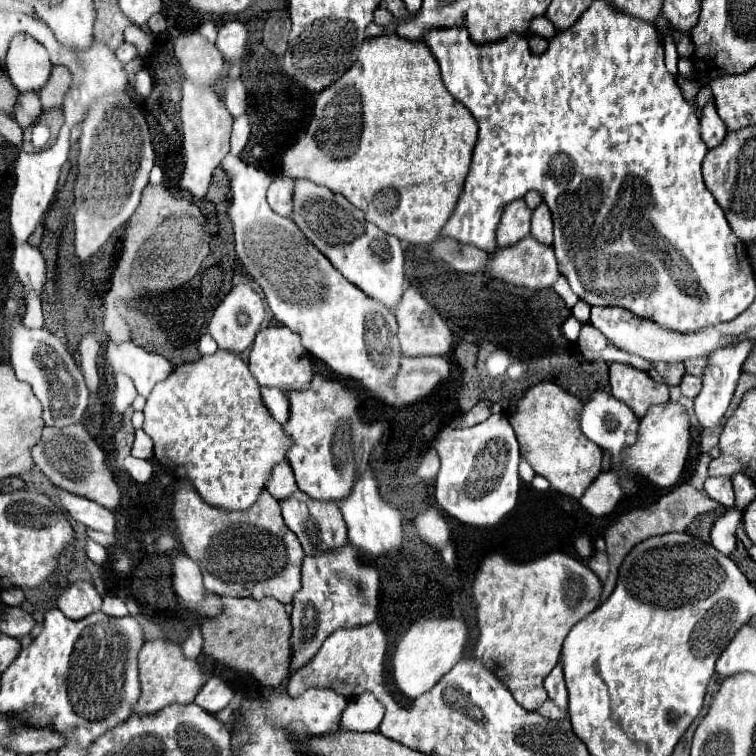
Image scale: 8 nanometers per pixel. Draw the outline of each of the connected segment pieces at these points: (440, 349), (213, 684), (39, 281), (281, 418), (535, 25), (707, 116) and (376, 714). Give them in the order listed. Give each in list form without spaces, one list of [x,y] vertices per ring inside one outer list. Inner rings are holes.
[[[409,286],[403,296],[401,302],[395,308],[395,318],[399,324],[399,344],[401,344],[401,352],[405,356],[445,356],[451,348],[451,330],[445,324],[445,320],[441,318],[441,314],[423,298],[423,294]]]
[[[211,676],[205,686],[199,690],[195,704],[201,706],[203,710],[207,710],[209,714],[217,714],[219,710],[223,710],[231,698],[233,698],[233,690],[227,686],[227,682],[221,676]]]
[[[27,242],[17,244],[11,264],[13,264],[13,270],[17,272],[25,290],[35,290],[35,292],[43,290],[43,286],[45,286],[45,260],[43,260],[39,248],[35,248]]]
[[[259,386],[261,390],[261,398],[265,402],[265,408],[269,410],[269,414],[279,422],[285,424],[289,418],[289,400],[281,390],[273,390],[267,386]]]
[[[537,16],[537,18],[533,18],[529,22],[529,32],[539,34],[543,38],[551,38],[555,34],[555,28],[553,28],[553,24],[545,16]]]
[[[713,100],[699,110],[699,122],[701,122],[701,138],[707,144],[707,148],[719,146],[727,134],[727,128],[725,122],[719,118]]]
[[[359,694],[345,708],[341,716],[341,728],[357,732],[375,732],[383,720],[383,712],[385,706],[373,694]]]

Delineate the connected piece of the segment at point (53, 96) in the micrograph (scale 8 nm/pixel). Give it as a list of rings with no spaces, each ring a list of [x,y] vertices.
[[[53,66],[49,82],[39,90],[43,110],[61,106],[67,90],[69,90],[69,84],[71,84],[71,72],[65,66]]]

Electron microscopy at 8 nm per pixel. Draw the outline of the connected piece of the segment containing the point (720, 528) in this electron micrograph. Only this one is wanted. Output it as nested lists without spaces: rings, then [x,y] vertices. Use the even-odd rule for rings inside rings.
[[[737,506],[729,508],[713,526],[711,530],[711,546],[723,554],[729,554],[735,550],[735,528],[743,518],[743,510]]]

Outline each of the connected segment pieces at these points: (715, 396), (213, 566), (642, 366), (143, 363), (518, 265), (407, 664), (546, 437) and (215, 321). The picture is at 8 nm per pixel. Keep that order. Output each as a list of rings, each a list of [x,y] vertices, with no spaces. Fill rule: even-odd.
[[[741,340],[741,342],[733,344],[733,346],[725,346],[721,350],[715,350],[713,354],[709,354],[707,366],[705,366],[703,376],[701,376],[703,388],[695,396],[695,414],[697,414],[697,418],[699,418],[703,428],[711,430],[713,426],[717,426],[719,420],[723,418],[723,414],[727,412],[729,402],[733,398],[733,392],[735,392],[735,386],[737,386],[737,380],[741,376],[741,366],[747,360],[747,356],[753,350],[753,346],[755,346],[753,340]]]
[[[177,480],[173,520],[183,552],[201,566],[203,584],[213,594],[263,600],[267,596],[287,604],[301,588],[303,548],[285,526],[279,502],[263,490],[249,510],[221,510],[203,502],[189,480]]]
[[[585,324],[581,328],[581,336],[577,340],[581,354],[587,360],[605,360],[605,362],[623,362],[629,364],[633,368],[639,370],[647,370],[651,364],[645,362],[643,358],[637,358],[635,354],[629,354],[625,350],[617,350],[617,346],[613,346],[597,328],[593,328],[591,324]]]
[[[109,342],[105,360],[115,372],[125,372],[127,376],[131,376],[137,392],[143,398],[151,394],[157,382],[165,380],[173,372],[173,364],[167,358],[159,354],[149,354],[133,342]]]
[[[533,236],[523,238],[515,246],[497,248],[495,252],[491,252],[491,258],[487,262],[485,274],[491,276],[491,278],[497,278],[501,282],[509,282],[509,284],[515,284],[515,286],[525,286],[525,288],[531,288],[531,290],[551,288],[557,282],[557,278],[561,276],[561,272],[557,268],[557,260],[555,260],[553,248],[537,242]]]
[[[419,618],[399,638],[393,652],[393,680],[407,698],[417,698],[431,690],[463,656],[467,626],[457,618]]]
[[[553,382],[531,386],[517,402],[517,412],[509,422],[515,422],[515,434],[521,446],[521,456],[531,464],[535,474],[547,478],[559,494],[579,500],[587,486],[601,474],[603,451],[583,436],[579,428],[581,400],[565,392]]]
[[[239,284],[235,286],[225,300],[215,308],[213,318],[209,322],[209,334],[213,336],[213,340],[219,344],[221,350],[229,350],[229,352],[237,352],[241,354],[243,350],[253,346],[255,334],[259,332],[259,326],[265,318],[265,308],[263,308],[263,300],[261,296],[247,284]]]

